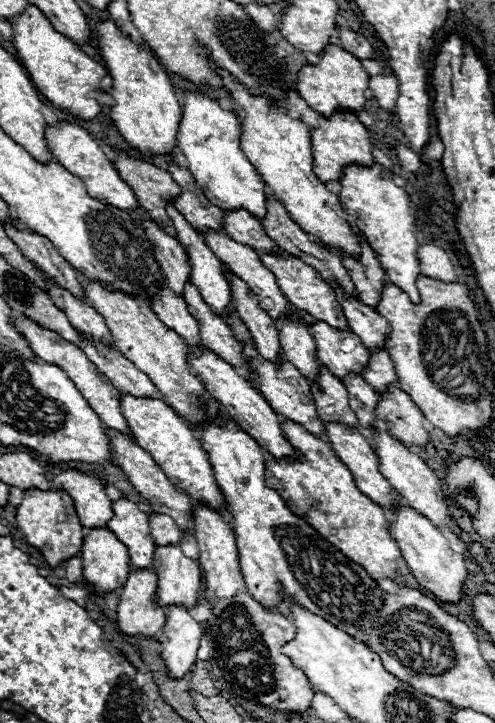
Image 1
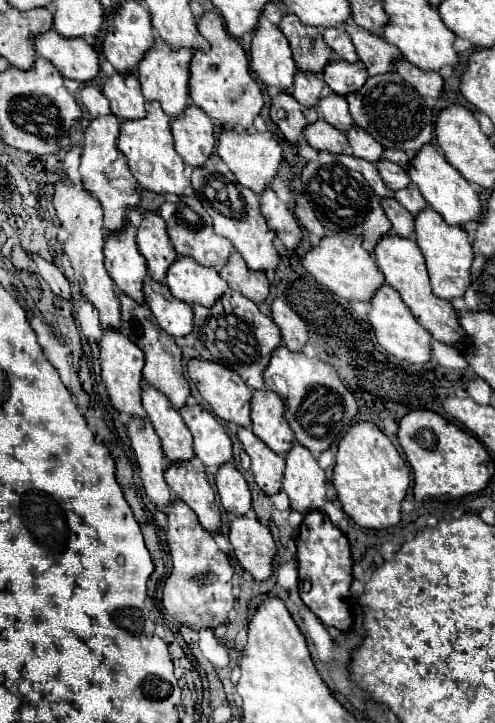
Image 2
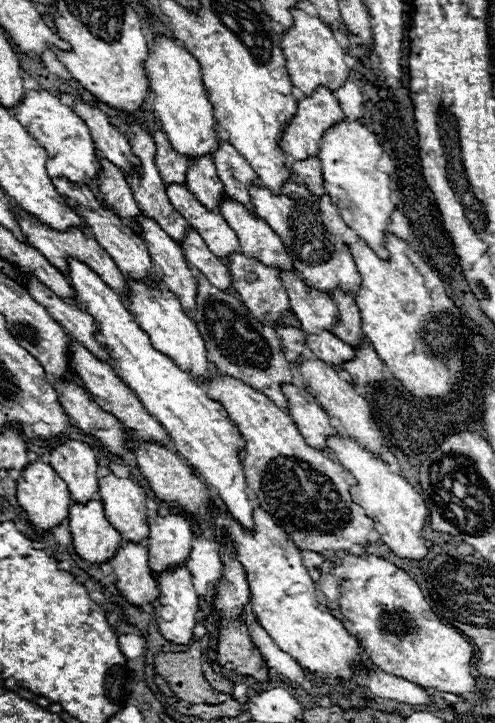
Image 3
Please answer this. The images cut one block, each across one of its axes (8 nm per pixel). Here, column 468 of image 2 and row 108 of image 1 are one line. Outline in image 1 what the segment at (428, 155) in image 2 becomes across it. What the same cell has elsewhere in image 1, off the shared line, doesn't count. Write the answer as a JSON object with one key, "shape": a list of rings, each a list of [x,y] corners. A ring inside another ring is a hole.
{"shape":[[[186,92],[182,100],[182,122],[178,132],[178,148],[188,160],[188,170],[206,198],[224,212],[244,208],[256,218],[266,216],[266,184],[258,170],[244,156],[240,146],[240,122],[232,112],[218,106],[216,100],[202,92]]]}

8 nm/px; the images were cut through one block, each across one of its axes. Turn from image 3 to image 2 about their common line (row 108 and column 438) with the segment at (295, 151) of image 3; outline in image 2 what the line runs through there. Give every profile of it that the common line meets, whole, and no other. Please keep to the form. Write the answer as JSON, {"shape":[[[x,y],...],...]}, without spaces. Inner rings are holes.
{"shape":[[[396,234],[384,236],[374,250],[374,258],[378,262],[378,268],[386,276],[386,284],[392,286],[402,296],[402,300],[406,302],[406,306],[410,308],[414,318],[434,336],[434,340],[450,344],[450,346],[458,346],[458,344],[466,342],[466,332],[462,332],[458,314],[452,308],[452,304],[432,294],[430,278],[428,278],[428,272],[424,266],[424,256],[414,240],[406,240]]]}

